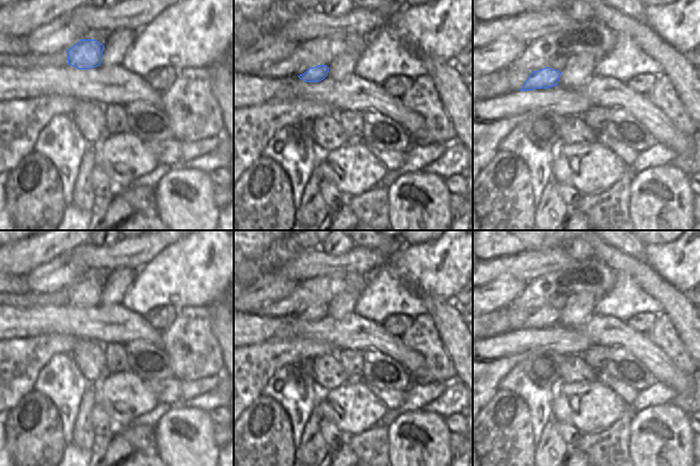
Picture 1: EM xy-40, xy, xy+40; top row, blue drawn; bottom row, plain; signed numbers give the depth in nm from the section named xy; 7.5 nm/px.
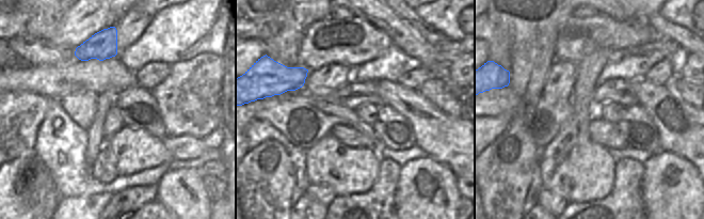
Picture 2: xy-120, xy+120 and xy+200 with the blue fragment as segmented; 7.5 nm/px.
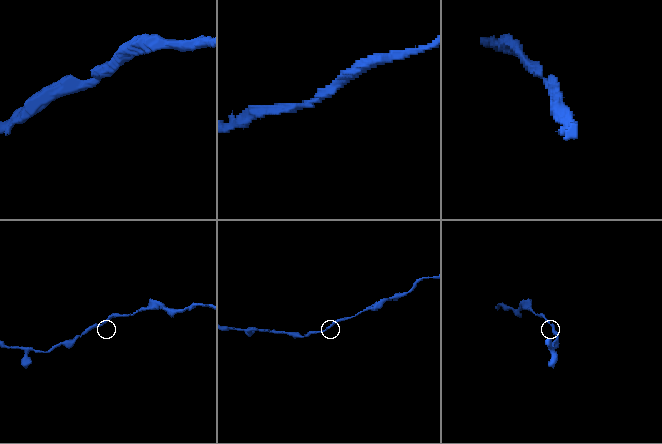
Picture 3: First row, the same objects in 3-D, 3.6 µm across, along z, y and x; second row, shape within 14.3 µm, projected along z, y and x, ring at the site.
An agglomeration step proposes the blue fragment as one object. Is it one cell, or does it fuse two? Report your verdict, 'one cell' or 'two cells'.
one cell

